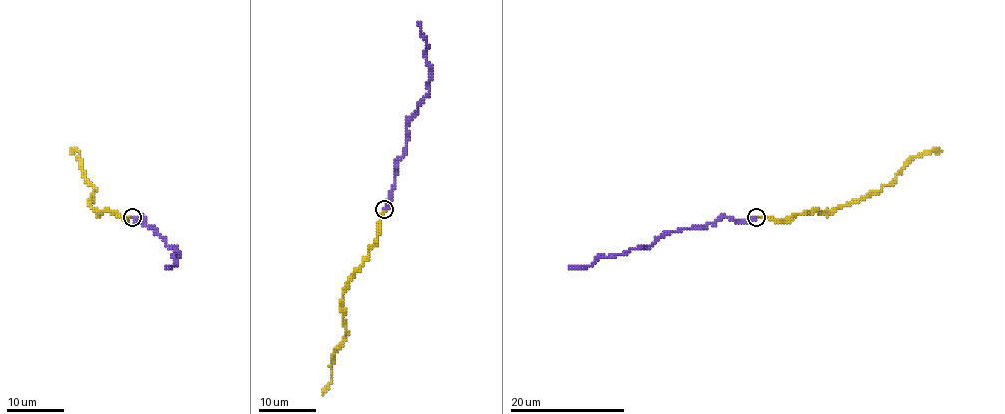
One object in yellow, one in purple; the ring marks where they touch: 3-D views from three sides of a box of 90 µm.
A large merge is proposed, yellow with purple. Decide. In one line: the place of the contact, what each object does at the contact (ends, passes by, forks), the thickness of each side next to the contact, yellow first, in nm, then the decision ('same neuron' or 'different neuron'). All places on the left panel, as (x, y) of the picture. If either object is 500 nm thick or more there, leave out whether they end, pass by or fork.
(132, 217) | yellow ends | purple ends | 240/440 nm | different neuron

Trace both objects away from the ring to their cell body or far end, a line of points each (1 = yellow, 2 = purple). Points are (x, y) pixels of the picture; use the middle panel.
1: (384, 209), (378, 240), (344, 292), (342, 318), (346, 335), (336, 348), (329, 387), (322, 394)
2: (384, 209), (394, 183), (397, 160), (402, 154), (408, 134), (407, 120), (428, 93), (427, 46), (418, 21)

